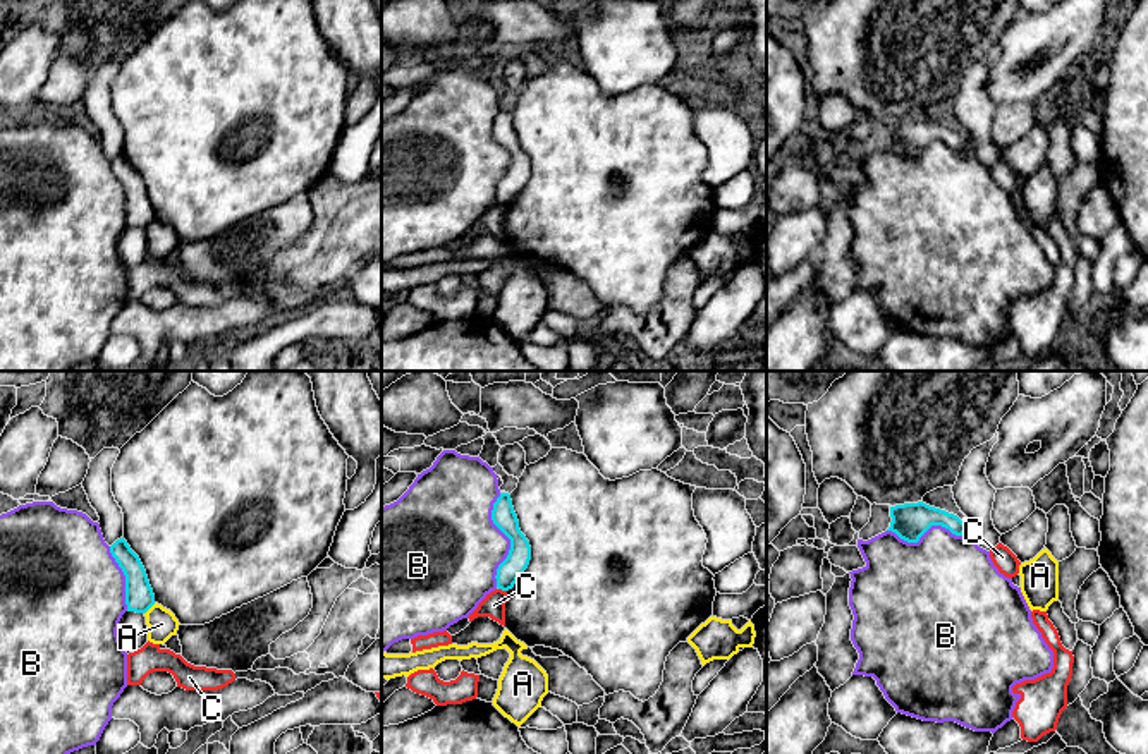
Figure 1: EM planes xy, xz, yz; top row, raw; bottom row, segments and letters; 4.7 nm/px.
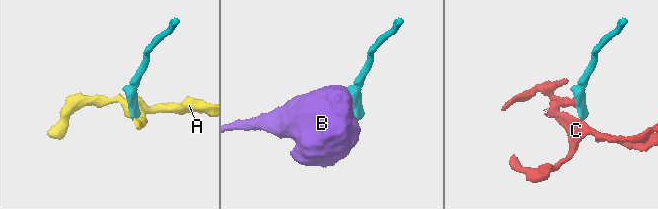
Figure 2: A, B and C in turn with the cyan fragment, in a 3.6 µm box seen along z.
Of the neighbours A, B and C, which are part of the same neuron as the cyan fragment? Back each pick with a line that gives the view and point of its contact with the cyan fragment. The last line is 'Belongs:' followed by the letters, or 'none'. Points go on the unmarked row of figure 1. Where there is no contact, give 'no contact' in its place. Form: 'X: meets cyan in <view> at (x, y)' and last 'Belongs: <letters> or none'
Belongs: none

